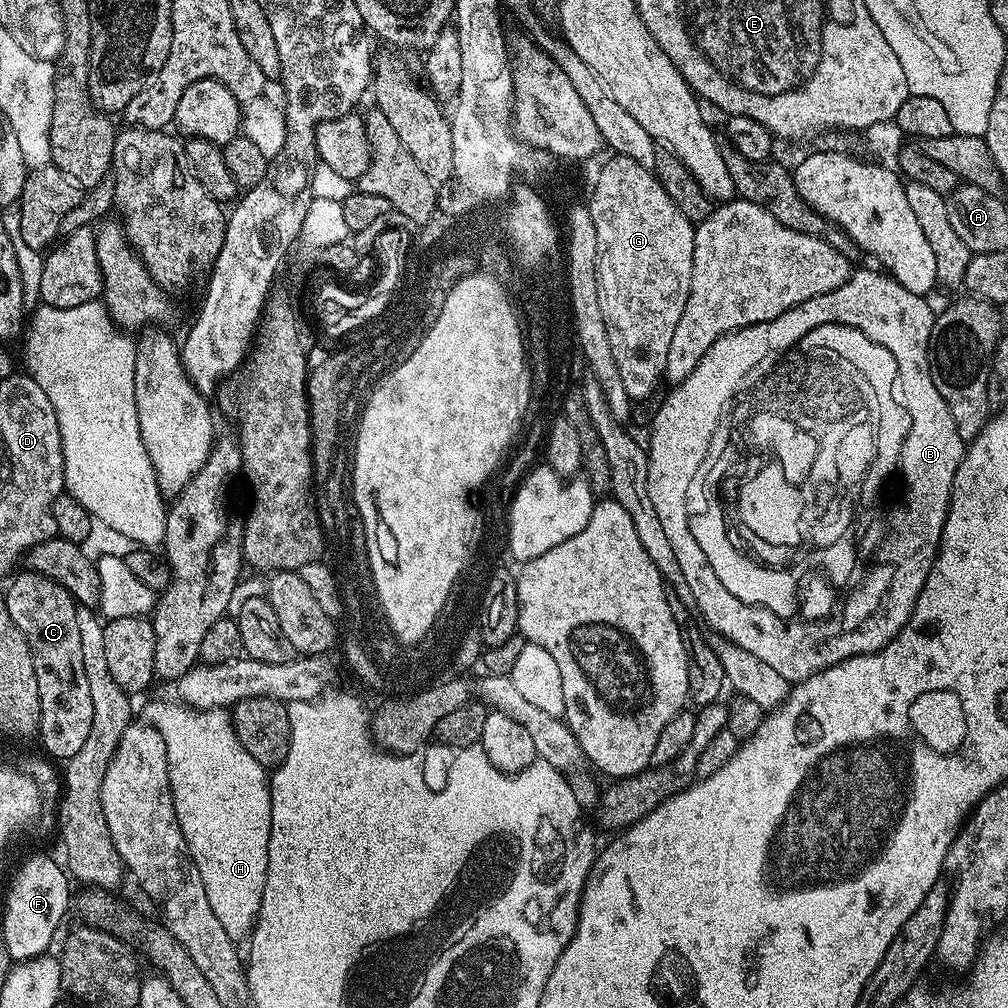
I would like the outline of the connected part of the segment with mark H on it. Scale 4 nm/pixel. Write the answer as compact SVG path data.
M171 702L172 704L152 704L148 708L147 723L156 725L156 729L162 734L166 742L166 758L168 759L168 773L172 783L172 797L174 798L174 810L178 818L178 826L182 826L182 834L188 843L188 853L198 866L198 874L202 874L202 886L206 890L206 898L214 910L218 922L222 922L222 930L230 934L234 941L243 941L242 938L251 937L252 929L256 926L256 918L260 915L260 903L262 902L262 890L266 886L266 870L268 869L268 843L270 842L270 826L272 825L272 789L270 776L265 765L259 764L246 750L232 725L231 715L224 708L197 708L183 702Z

